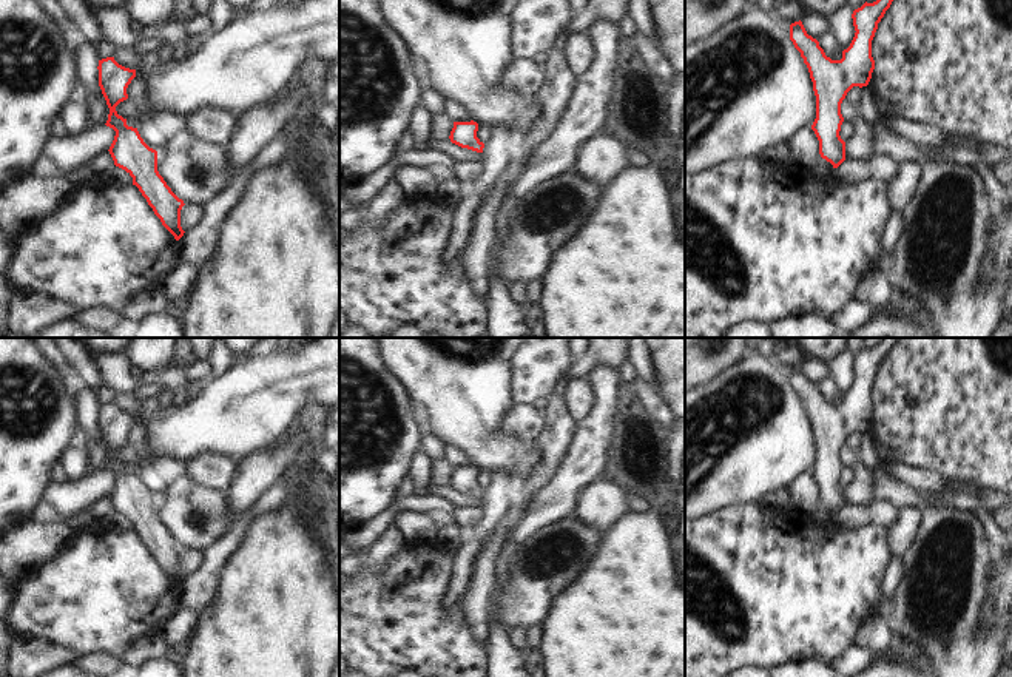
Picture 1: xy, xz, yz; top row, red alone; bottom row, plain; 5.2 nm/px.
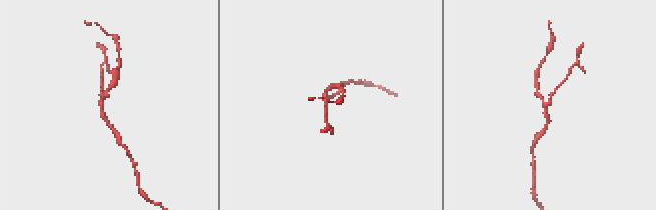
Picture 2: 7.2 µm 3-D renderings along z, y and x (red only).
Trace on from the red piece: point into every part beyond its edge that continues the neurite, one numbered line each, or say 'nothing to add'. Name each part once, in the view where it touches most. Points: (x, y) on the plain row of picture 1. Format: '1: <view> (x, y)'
nothing to add

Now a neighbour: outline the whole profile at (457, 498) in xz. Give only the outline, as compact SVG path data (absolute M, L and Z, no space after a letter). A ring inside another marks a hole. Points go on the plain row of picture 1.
M430 483L427 490L432 495L449 500L454 506L481 507L481 498L467 495L467 493L461 493L461 492L452 489L450 484L440 487L440 486L435 486L433 483Z

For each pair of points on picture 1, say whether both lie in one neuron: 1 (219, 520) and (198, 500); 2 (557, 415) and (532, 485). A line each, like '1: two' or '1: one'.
1: one
2: one

